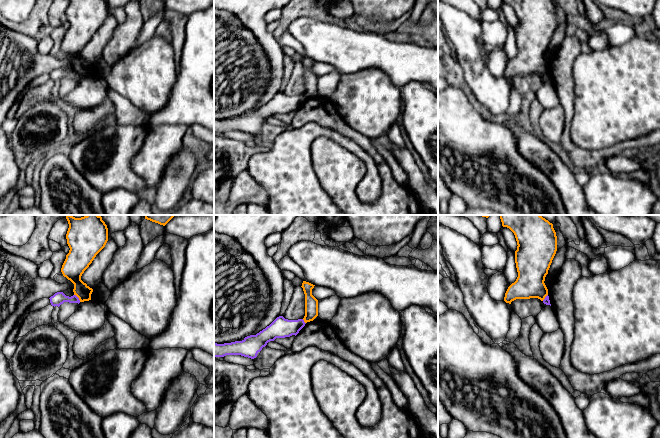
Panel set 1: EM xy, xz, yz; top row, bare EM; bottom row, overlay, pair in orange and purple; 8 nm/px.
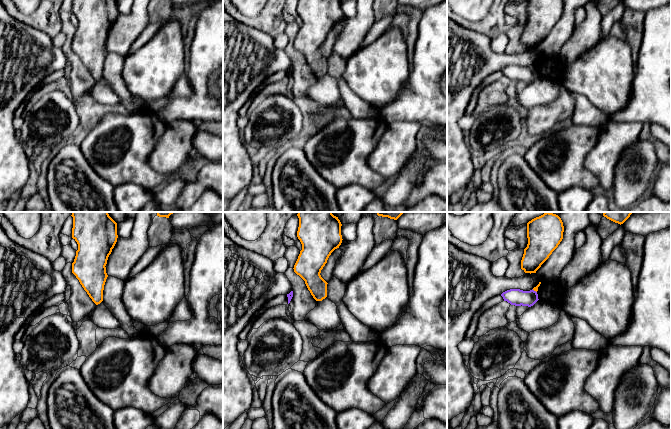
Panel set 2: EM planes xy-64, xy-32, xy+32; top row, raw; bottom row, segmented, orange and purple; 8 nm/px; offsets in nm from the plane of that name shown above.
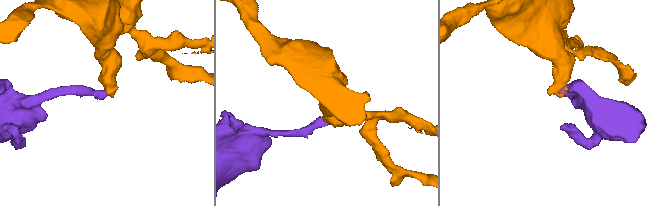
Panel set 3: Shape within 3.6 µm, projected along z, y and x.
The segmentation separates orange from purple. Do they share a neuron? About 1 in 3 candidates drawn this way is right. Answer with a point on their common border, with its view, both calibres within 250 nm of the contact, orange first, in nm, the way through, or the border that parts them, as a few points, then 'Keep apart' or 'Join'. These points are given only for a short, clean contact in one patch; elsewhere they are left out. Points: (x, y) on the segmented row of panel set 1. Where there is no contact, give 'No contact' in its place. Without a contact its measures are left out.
Touches orange at xy (78, 297). Thickness 180 nm (orange) against 100 nm. Boundary: xy (74, 294), (80, 301). Keep apart

